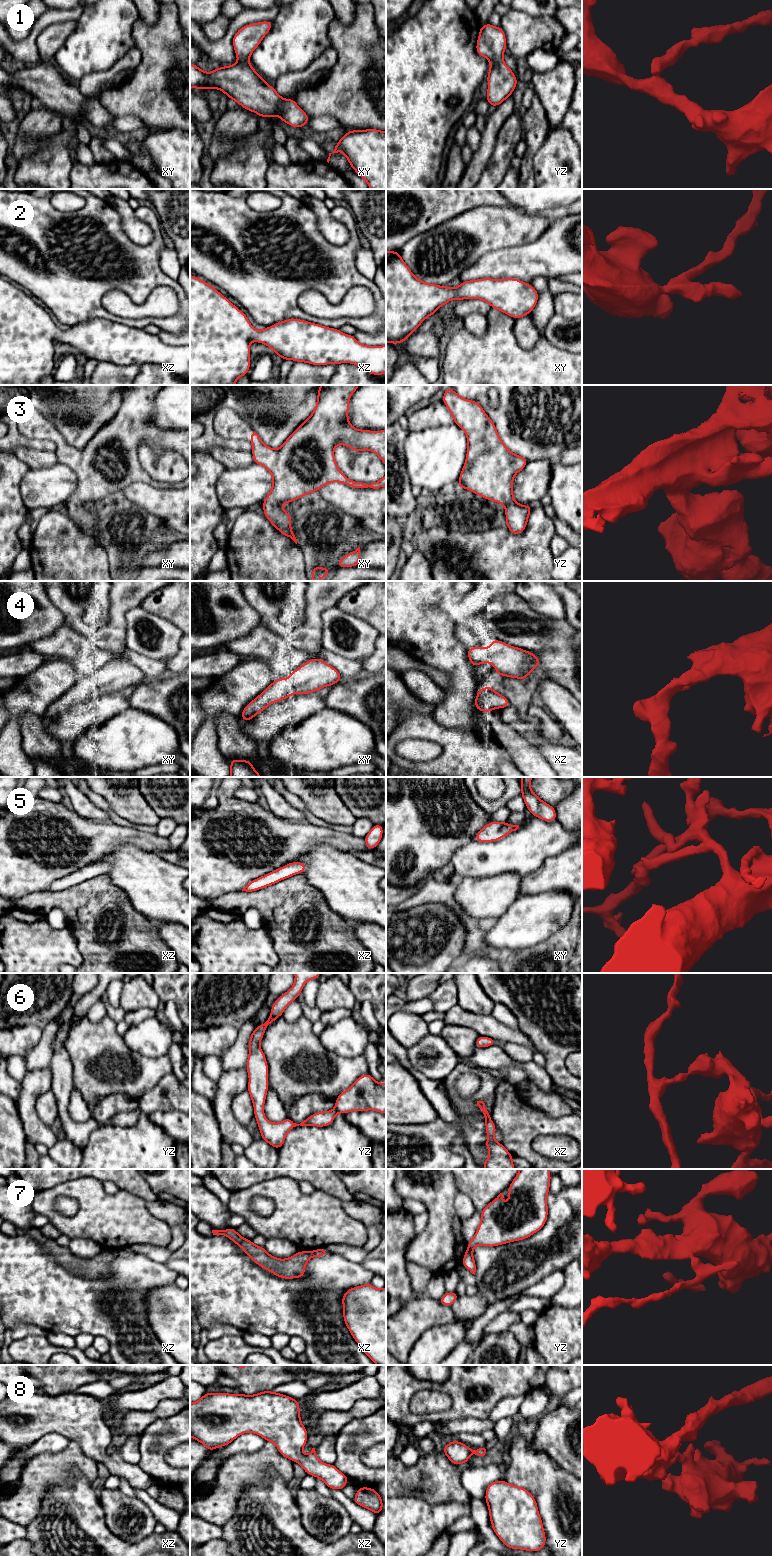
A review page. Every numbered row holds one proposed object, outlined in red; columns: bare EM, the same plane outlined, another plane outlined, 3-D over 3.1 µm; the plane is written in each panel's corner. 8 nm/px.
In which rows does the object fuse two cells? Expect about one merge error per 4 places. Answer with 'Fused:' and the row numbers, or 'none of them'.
Fused: 6, 7

